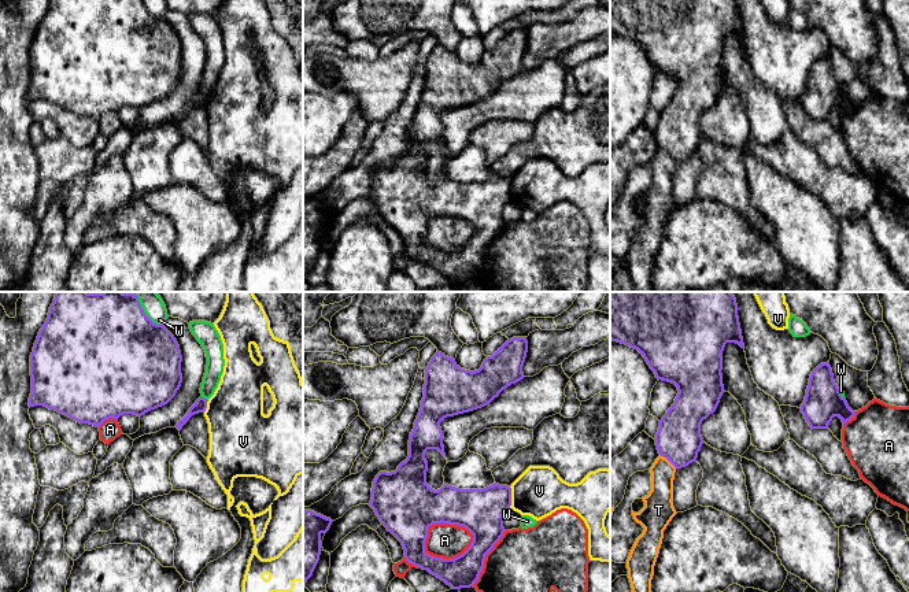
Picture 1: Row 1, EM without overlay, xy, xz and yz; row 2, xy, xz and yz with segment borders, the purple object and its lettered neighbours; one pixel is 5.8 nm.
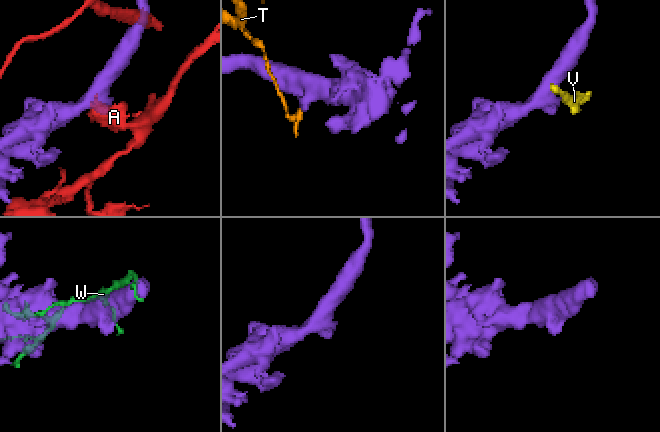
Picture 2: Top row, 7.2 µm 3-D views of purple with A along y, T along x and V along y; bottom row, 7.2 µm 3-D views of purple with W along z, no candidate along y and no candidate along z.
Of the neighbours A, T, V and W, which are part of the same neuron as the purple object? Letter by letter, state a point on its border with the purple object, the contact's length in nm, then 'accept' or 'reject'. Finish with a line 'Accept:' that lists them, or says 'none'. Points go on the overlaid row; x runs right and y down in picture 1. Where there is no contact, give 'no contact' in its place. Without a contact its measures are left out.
A: xz (451, 559) | 320 nm | reject
T: yz (668, 459) | 130 nm | reject
V: xz (510, 498) | 130 nm | reject
W: xy (144, 313) | 240 nm | reject
Accept: none

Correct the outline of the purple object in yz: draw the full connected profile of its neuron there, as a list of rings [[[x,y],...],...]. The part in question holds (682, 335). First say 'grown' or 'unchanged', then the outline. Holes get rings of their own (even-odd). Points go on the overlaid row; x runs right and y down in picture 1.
unchanged | [[[610,292],[610,340],[638,349],[655,377],[677,386],[672,407],[659,421],[655,434],[658,454],[676,469],[695,462],[702,444],[701,423],[713,414],[723,396],[723,351],[727,343],[744,348],[736,299],[731,292]]]

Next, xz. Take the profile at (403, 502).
unchanged | [[[513,337],[492,356],[487,356],[478,370],[470,371],[461,369],[455,359],[437,351],[425,370],[424,397],[410,434],[409,456],[395,471],[380,471],[373,481],[369,506],[381,525],[402,543],[406,560],[428,570],[452,589],[470,588],[478,580],[485,555],[506,532],[503,514],[511,506],[511,488],[495,482],[484,489],[459,489],[444,482],[440,489],[435,491],[426,484],[425,454],[428,449],[437,449],[446,456],[440,422],[447,417],[489,404],[503,389],[521,381],[526,352],[526,337]],[[441,522],[463,526],[473,534],[470,547],[454,559],[436,558],[425,552],[428,528]]]

